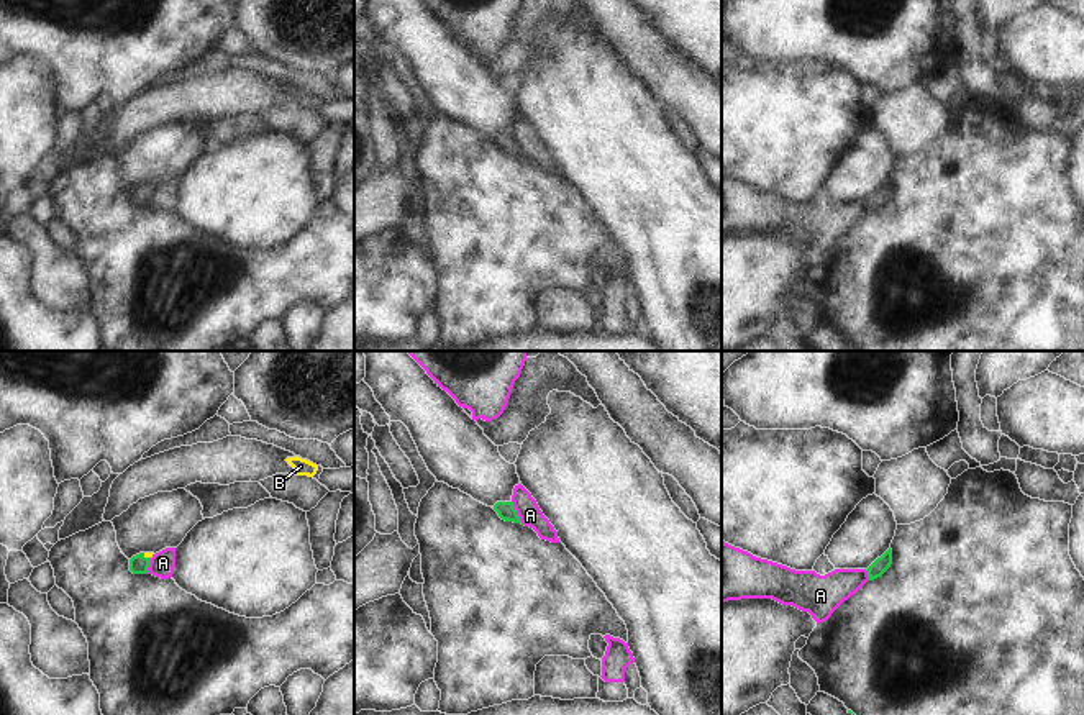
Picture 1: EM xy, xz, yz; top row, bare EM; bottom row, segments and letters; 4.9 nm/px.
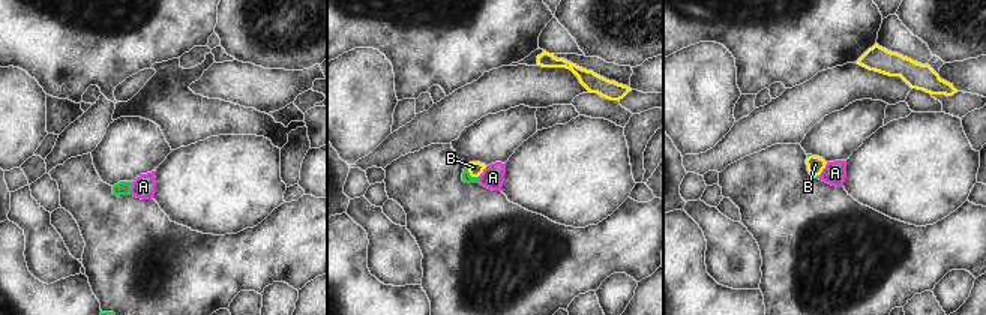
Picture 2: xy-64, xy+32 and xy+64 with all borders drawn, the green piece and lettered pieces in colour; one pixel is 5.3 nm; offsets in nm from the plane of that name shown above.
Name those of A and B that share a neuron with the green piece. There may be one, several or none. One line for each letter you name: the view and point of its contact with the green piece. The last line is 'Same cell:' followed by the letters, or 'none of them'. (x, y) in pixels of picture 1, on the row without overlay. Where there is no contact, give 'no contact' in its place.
B: contact xy (146, 191)
Same cell: B

